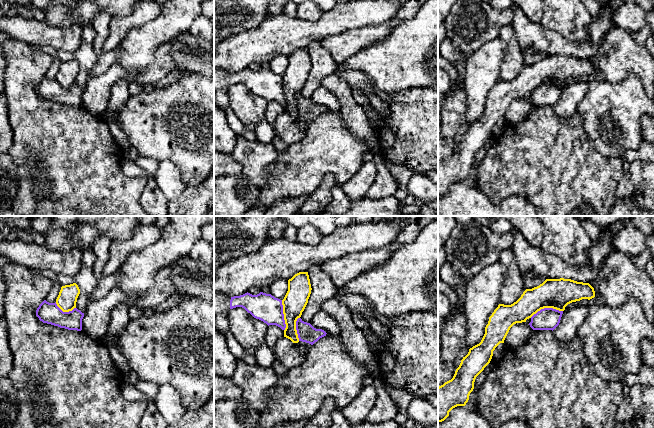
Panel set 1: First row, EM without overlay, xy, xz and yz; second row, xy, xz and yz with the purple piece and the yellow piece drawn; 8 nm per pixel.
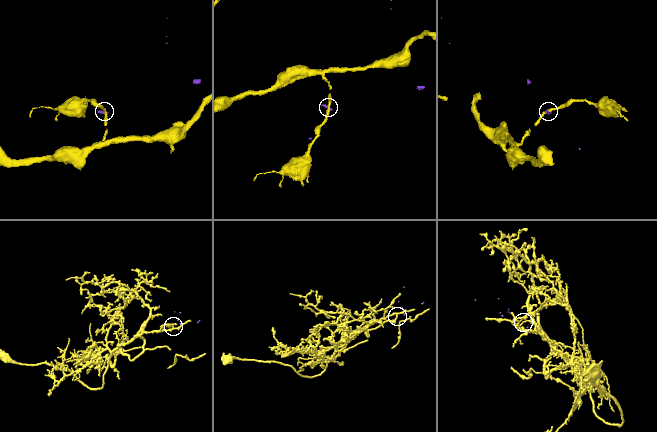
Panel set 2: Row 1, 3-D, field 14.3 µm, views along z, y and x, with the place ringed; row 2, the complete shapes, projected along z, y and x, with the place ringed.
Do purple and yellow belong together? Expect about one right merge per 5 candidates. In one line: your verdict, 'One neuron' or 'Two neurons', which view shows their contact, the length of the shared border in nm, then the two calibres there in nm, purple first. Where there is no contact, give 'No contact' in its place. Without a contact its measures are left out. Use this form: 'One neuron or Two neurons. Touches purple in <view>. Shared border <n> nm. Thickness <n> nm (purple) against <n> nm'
Two neurons. Touches purple in yz. Shared border 280 nm. Thickness 180 nm (purple) against 240 nm

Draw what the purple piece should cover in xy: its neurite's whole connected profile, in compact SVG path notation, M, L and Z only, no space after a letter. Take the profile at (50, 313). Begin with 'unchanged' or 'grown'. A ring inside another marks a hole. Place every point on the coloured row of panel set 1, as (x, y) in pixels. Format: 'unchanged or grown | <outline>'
unchanged | M44 300L36 310L36 316L43 323L58 326L68 330L82 330L82 319L84 313L77 308L72 311L63 312L55 303Z

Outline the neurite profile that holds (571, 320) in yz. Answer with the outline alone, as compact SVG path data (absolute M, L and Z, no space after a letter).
M589 305L576 306L563 311L559 325L553 330L558 340L565 342L577 336L577 332L588 314Z

